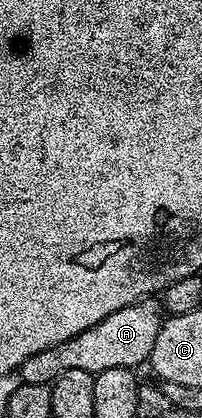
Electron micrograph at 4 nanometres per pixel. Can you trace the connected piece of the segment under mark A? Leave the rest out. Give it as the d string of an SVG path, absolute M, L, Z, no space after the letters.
M155 297L144 298L141 302L135 302L126 308L118 308L118 312L110 312L110 316L106 316L106 320L98 320L98 324L94 324L94 328L86 328L86 332L78 332L78 336L74 336L54 348L46 348L46 352L38 352L34 356L30 356L30 360L26 360L19 368L21 382L47 386L68 369L81 369L98 375L106 372L106 368L140 368L143 362L145 365L151 359L154 340L158 340L160 325L164 323L165 319L163 313L156 314L156 301Z

